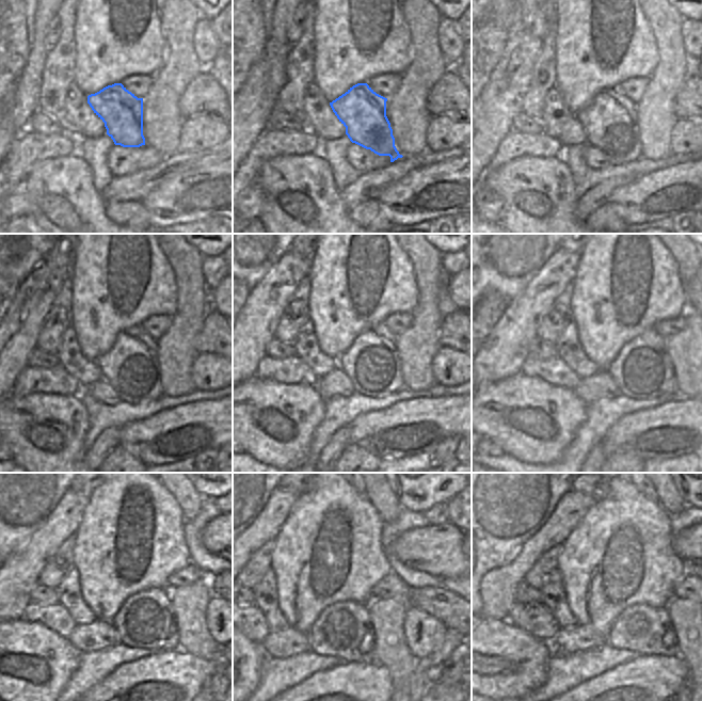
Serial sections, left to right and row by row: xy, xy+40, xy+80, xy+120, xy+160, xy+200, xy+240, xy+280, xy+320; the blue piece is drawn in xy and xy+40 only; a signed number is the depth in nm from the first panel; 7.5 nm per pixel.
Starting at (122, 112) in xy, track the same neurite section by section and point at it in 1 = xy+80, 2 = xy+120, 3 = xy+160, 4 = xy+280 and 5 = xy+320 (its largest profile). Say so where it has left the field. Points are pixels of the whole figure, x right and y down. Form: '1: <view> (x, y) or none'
1: xy+80 (609, 122)
2: xy+120 (130, 366)
3: xy+160 (371, 363)
4: xy+280 (409, 631)
5: xy+320 (648, 631)

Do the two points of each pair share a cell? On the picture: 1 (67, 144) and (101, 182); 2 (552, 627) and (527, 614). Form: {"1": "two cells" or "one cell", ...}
{"1": "two cells", "2": "one cell"}

